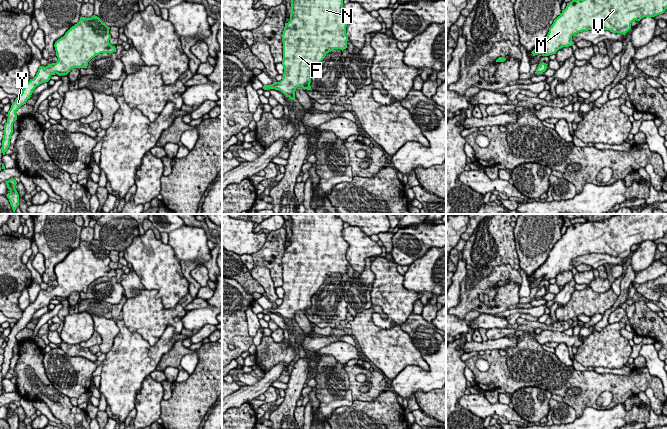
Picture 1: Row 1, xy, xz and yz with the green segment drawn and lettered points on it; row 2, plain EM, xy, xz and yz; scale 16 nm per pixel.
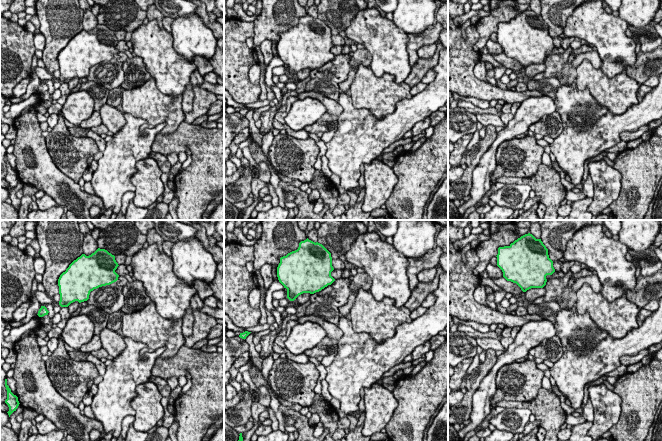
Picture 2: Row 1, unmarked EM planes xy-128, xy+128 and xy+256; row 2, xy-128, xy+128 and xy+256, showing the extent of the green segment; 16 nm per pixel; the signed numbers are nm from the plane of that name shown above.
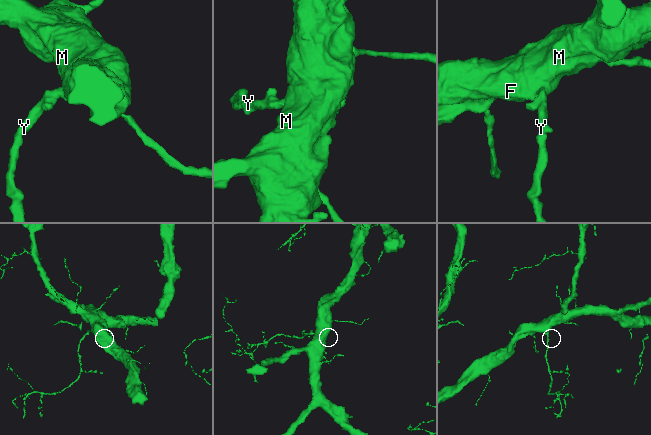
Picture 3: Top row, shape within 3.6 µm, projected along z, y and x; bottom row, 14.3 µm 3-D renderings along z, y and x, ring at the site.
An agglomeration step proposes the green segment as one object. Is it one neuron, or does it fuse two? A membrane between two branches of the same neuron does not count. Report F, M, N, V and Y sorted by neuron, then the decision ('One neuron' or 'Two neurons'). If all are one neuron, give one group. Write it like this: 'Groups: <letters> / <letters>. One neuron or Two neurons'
Groups: F M N V Y. One neuron

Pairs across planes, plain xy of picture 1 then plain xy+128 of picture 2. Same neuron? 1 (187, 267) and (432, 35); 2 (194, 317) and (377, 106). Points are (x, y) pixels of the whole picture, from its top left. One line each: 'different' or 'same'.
1: same
2: different

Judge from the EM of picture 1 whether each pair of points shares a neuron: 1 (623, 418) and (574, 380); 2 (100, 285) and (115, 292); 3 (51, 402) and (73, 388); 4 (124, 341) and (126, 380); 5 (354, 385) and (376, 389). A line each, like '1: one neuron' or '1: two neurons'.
1: two neurons
2: one neuron
3: two neurons
4: one neuron
5: one neuron

